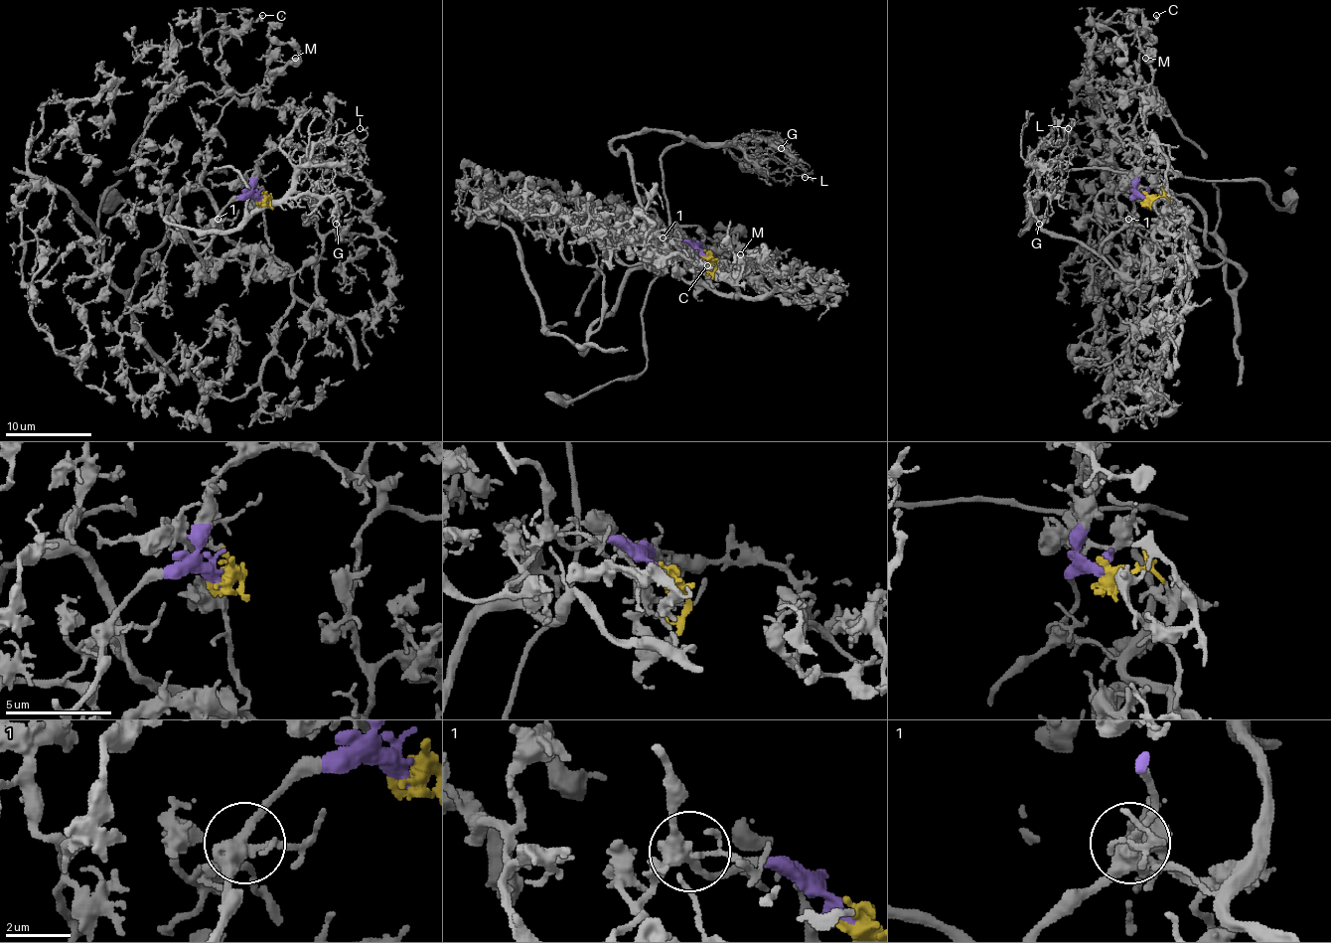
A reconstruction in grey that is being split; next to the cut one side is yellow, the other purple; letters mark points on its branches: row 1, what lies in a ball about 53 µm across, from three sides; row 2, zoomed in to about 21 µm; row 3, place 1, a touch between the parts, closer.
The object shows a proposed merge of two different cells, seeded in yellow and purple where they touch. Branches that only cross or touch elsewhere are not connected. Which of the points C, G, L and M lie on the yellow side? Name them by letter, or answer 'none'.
C, M

